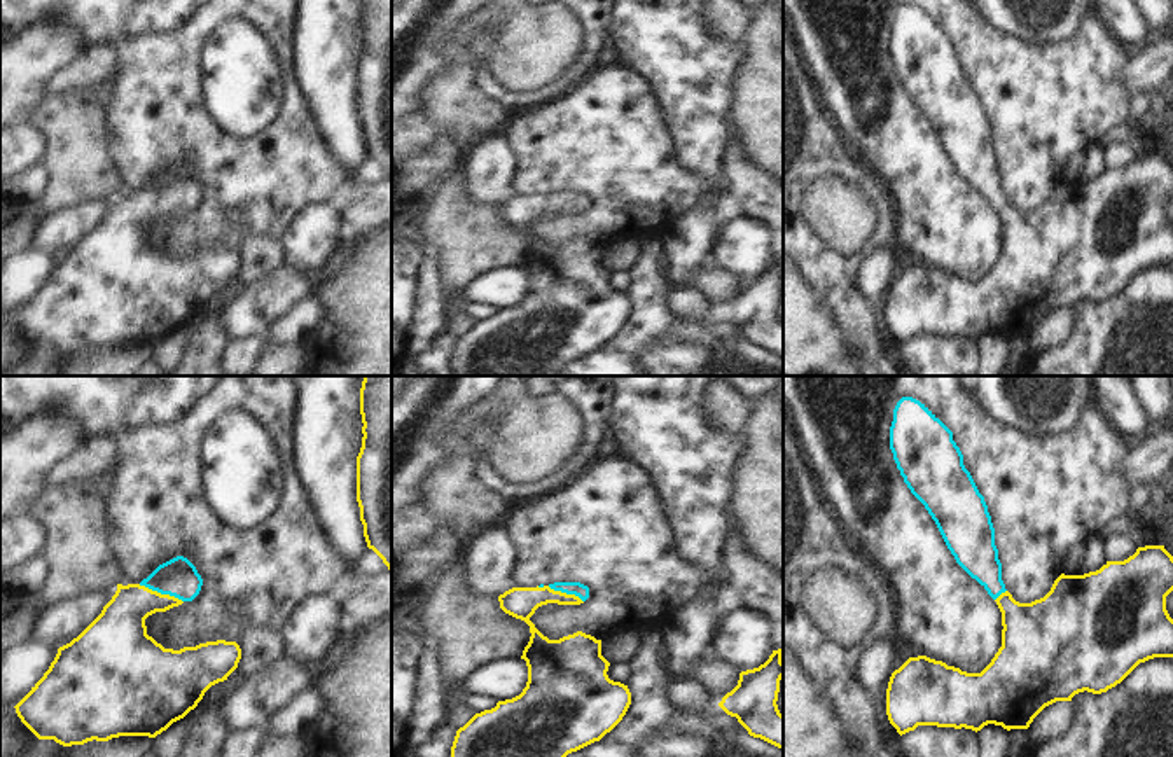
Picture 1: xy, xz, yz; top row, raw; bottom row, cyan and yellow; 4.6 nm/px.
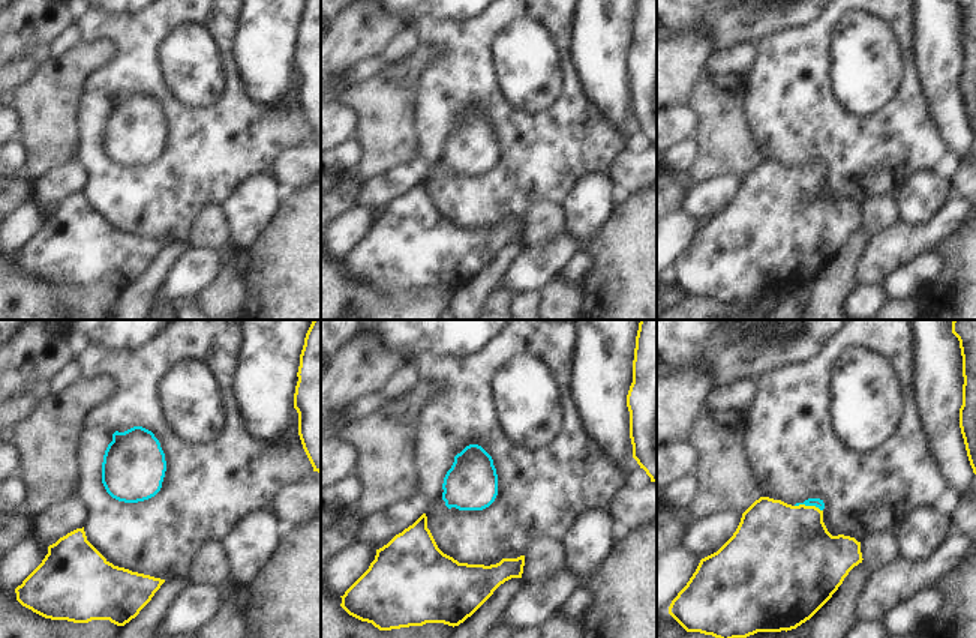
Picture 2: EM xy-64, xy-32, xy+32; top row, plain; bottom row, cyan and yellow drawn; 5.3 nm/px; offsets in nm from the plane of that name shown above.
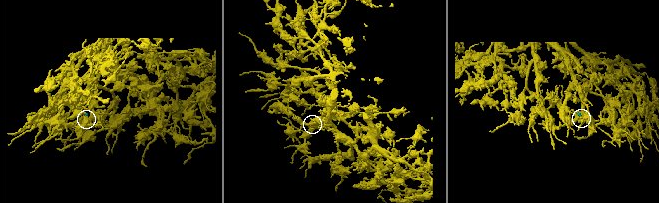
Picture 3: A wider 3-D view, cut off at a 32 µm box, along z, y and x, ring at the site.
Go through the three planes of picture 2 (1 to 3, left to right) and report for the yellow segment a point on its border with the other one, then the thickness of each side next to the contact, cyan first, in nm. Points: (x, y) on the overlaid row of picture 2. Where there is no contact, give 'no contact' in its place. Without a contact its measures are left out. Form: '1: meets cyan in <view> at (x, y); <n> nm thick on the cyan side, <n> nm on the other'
1: no contact
2: no contact
3: meets cyan in xy+32 at (808, 505); 50 nm thick on the cyan side, 440 nm on the other

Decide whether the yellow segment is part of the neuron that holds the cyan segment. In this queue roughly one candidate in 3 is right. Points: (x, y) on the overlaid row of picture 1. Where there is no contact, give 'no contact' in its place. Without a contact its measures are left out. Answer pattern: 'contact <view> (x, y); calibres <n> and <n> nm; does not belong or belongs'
contact xy (161, 593); calibres 180 and 220 nm; belongs

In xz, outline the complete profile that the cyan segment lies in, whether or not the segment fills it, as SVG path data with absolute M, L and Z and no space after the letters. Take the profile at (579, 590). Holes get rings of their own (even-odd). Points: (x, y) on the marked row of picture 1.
M554 582L537 587L512 587L498 596L500 608L530 626L530 642L521 659L528 666L528 682L512 699L475 713L456 731L451 757L566 757L610 733L631 705L628 685L608 678L610 663L601 656L601 640L577 631L559 640L544 636L530 617L547 603L580 605L589 587L580 582Z

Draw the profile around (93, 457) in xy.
M108 435L82 439L75 451L54 465L45 479L45 488L58 488L77 479L91 479L107 472L117 458L115 441Z

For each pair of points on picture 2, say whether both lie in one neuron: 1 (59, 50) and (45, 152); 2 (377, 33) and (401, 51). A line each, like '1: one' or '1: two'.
1: two
2: two

